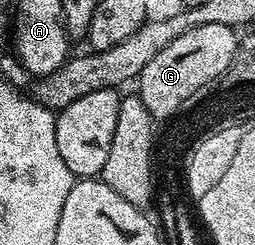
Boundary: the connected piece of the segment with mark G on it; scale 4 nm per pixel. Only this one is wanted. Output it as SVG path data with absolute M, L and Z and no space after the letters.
M221 24L194 26L194 30L186 30L182 38L174 38L162 54L154 54L150 62L139 74L138 94L142 102L146 102L146 110L150 110L153 119L160 120L162 115L172 112L180 100L184 100L192 89L198 88L205 80L212 79L216 72L228 62L232 54L232 35L237 29Z

